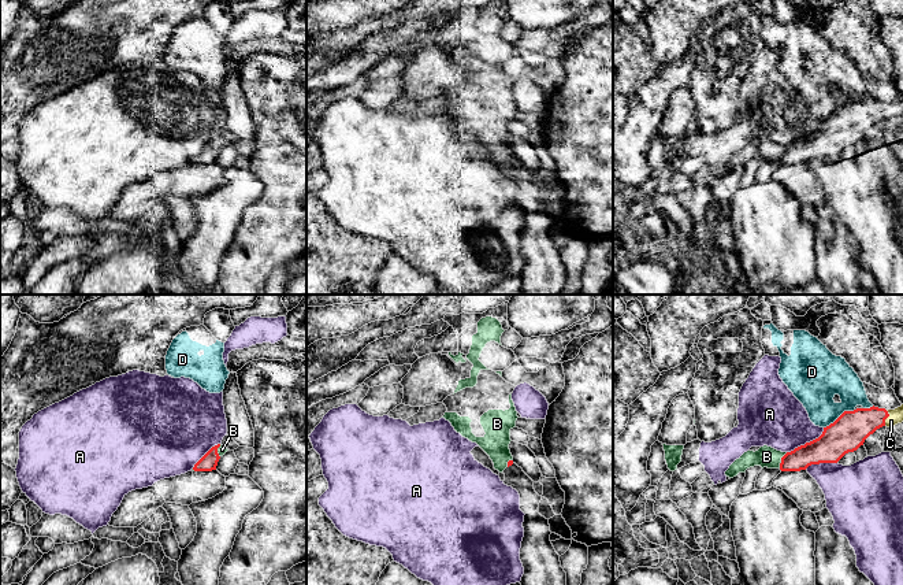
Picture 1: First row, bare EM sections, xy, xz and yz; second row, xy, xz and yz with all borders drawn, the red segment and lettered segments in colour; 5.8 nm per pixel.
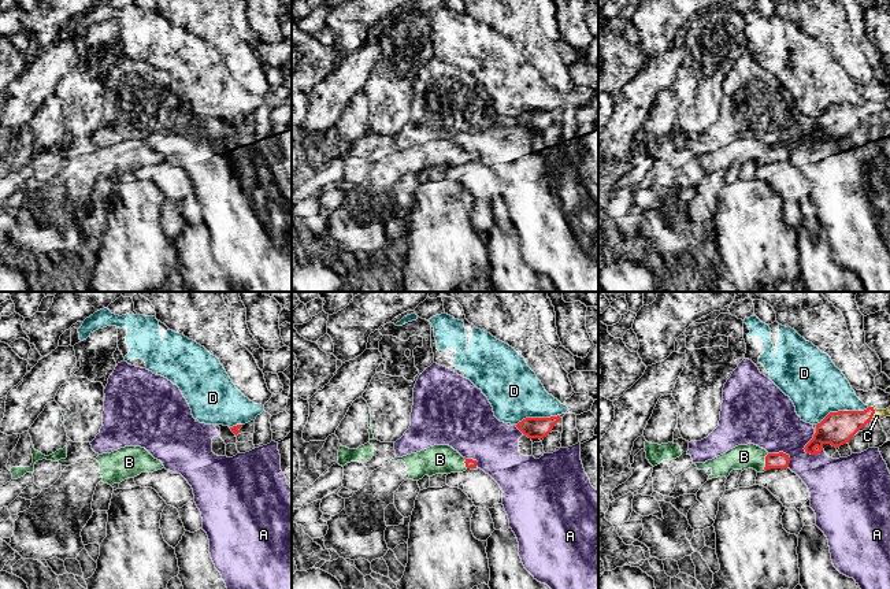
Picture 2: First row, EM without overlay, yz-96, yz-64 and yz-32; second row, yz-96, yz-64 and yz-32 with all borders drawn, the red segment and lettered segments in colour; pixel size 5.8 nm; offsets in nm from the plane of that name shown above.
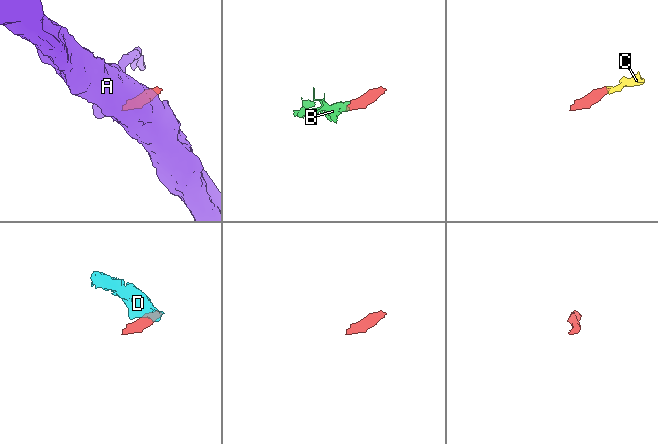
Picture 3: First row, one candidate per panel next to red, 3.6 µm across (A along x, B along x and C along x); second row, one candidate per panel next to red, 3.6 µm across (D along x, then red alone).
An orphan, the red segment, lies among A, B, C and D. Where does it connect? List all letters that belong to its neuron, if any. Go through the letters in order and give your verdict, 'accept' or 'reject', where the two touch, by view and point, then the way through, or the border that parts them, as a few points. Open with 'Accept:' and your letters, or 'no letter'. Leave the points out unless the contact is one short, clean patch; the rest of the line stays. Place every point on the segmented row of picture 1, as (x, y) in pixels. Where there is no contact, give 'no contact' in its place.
Accept: B, C
A: reject; meets red in yz at (806, 443); border along yz (824, 428), (817, 437), (787, 452)
B: accept; meets red in yz at (781, 461); runs through yz (822, 450), (795, 461), (781, 461), (766, 456)
C: accept; meets red in yz at (885, 418); runs through yz (847, 433), (861, 422), (885, 418), (895, 417)
D: reject; meets red in yz at (840, 415); border along yz (854, 408), (844, 410), (824, 428)

